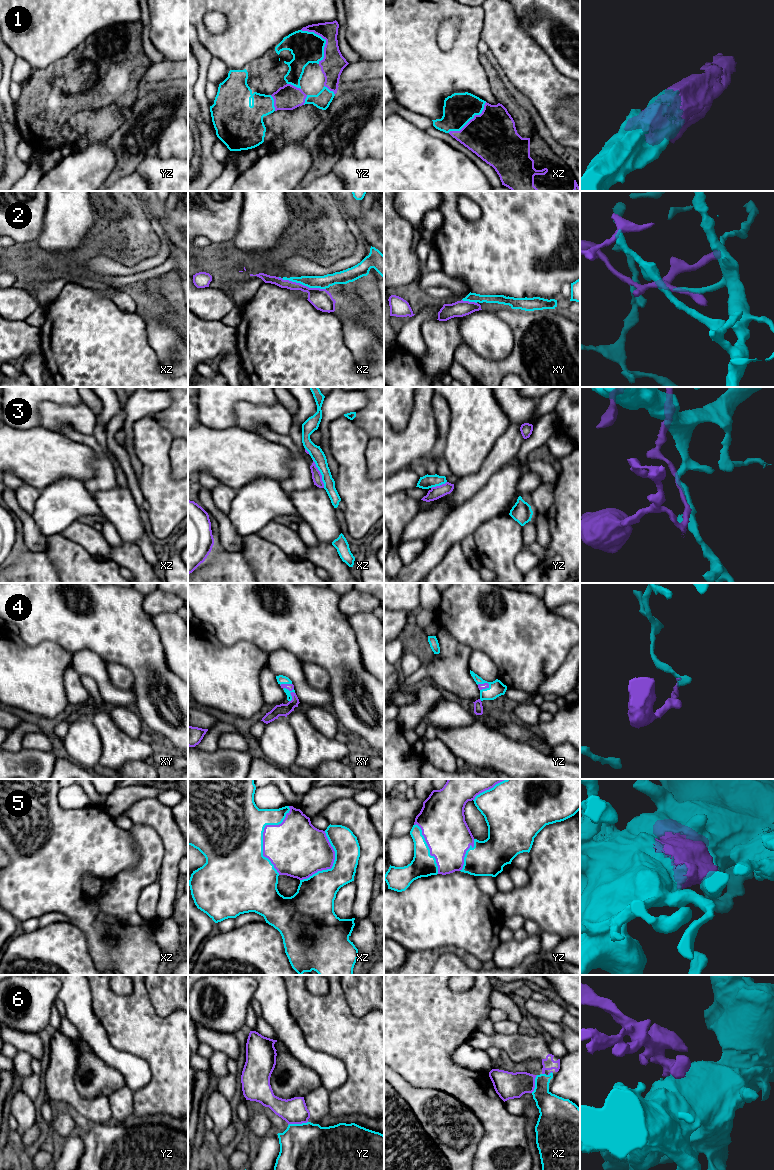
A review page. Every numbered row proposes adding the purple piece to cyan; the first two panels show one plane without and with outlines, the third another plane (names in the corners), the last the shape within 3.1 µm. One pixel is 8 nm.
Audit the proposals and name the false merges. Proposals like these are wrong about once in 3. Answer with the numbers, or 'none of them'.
2

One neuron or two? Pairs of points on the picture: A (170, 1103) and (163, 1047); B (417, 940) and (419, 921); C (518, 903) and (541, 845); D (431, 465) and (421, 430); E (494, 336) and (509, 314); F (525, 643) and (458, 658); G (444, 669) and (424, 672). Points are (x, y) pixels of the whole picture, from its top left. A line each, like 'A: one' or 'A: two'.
A: one
B: one
C: one
D: two
E: two
F: two
G: one

